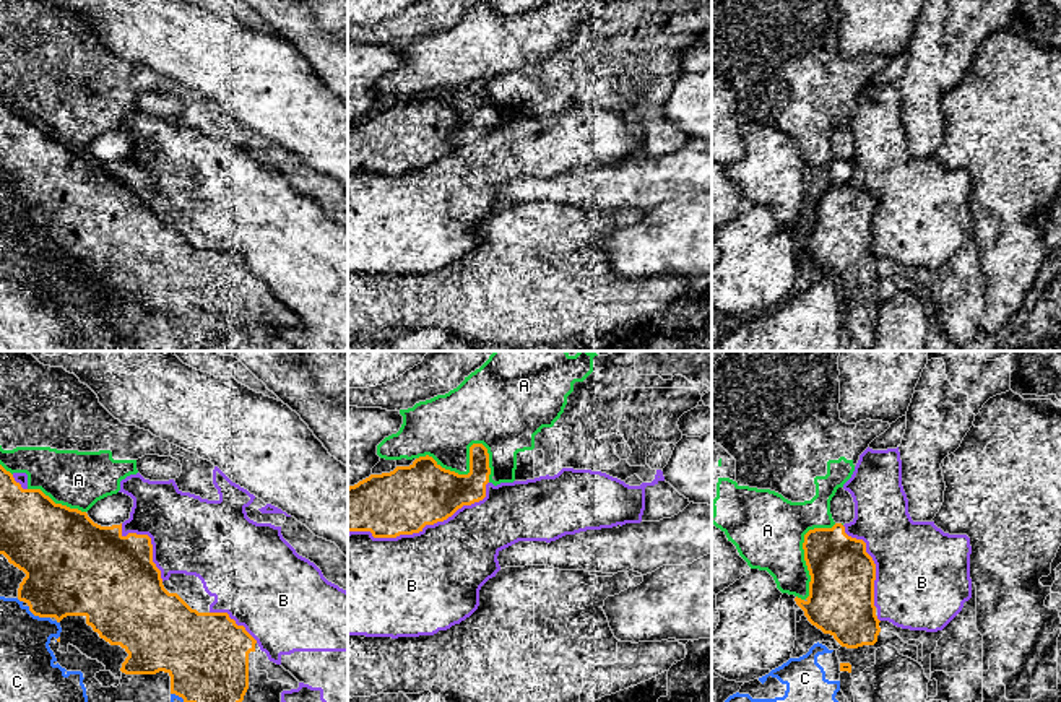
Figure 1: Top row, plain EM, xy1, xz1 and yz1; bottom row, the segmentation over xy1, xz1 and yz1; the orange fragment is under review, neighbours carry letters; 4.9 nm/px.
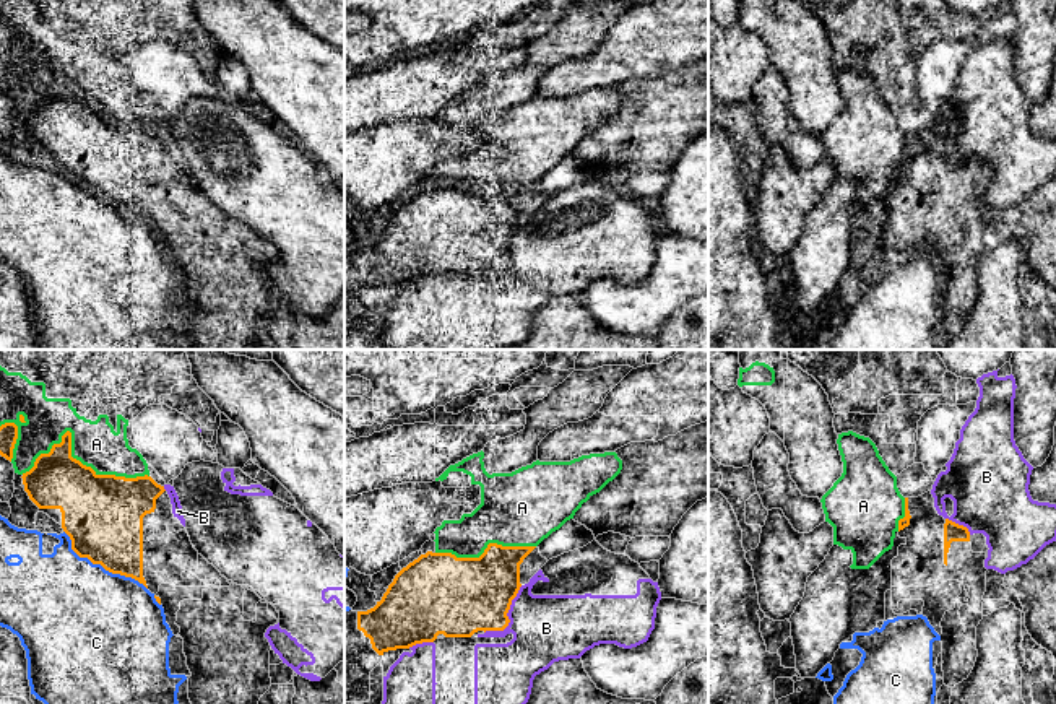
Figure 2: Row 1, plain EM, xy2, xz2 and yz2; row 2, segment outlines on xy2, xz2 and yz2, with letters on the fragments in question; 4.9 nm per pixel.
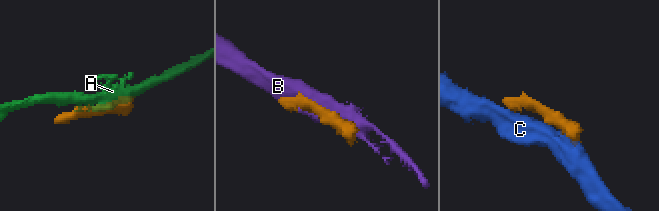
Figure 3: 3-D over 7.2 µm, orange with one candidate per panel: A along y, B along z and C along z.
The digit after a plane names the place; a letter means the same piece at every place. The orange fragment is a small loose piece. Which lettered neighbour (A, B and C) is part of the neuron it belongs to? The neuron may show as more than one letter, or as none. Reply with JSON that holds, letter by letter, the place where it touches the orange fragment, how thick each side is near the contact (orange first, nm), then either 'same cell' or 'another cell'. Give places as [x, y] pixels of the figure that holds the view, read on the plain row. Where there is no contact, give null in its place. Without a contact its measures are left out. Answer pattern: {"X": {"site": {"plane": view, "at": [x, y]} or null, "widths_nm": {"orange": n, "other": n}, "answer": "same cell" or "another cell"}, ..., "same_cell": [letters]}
{"A": {"site": {"plane": "xy2", "at": [70, 90]}, "widths_nm": {"orange": 280, "other": 220}, "answer": "another cell"}, "B": {"site": {"plane": "xz1", "at": [423, 163]}, "widths_nm": {"orange": 320, "other": 460}, "answer": "another cell"}, "C": {"site": {"plane": "xy2", "at": [101, 200]}, "widths_nm": {"orange": 400, "other": 480}, "answer": "another cell"}, "same_cell": []}

